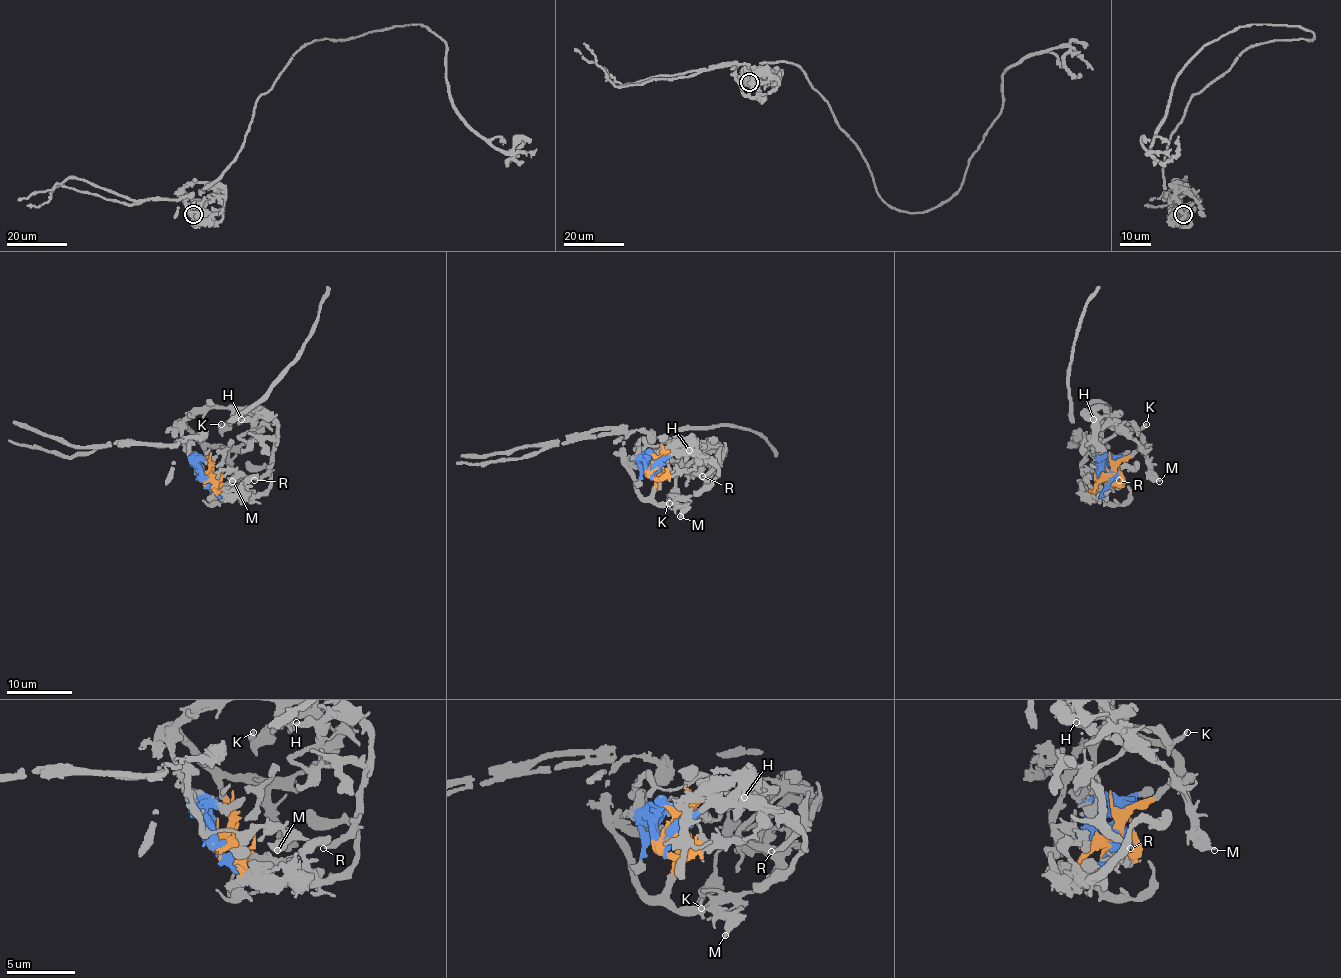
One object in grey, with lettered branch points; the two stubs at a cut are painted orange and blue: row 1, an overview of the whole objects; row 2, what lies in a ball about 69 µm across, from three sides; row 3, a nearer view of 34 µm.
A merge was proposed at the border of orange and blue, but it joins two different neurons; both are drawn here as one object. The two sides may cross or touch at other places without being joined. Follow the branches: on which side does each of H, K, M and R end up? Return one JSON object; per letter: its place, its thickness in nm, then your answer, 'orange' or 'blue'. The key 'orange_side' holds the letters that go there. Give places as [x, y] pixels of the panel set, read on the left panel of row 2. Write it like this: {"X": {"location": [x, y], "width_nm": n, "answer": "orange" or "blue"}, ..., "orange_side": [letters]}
{"H": {"location": [241, 419], "width_nm": 440, "answer": "blue"}, "K": {"location": [221, 424], "width_nm": 280, "answer": "blue"}, "M": {"location": [232, 481], "width_nm": 380, "answer": "orange"}, "R": {"location": [254, 480], "width_nm": 240, "answer": "blue"}, "orange_side": ["M"]}

